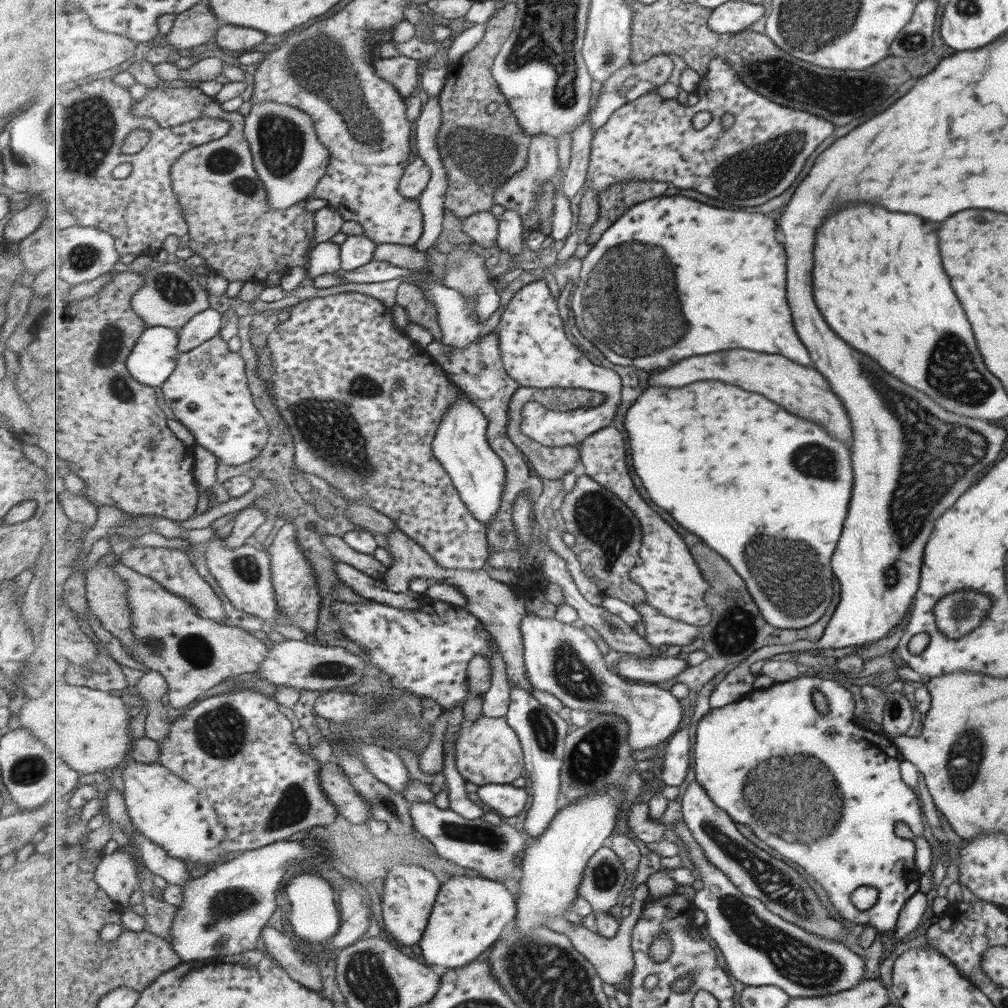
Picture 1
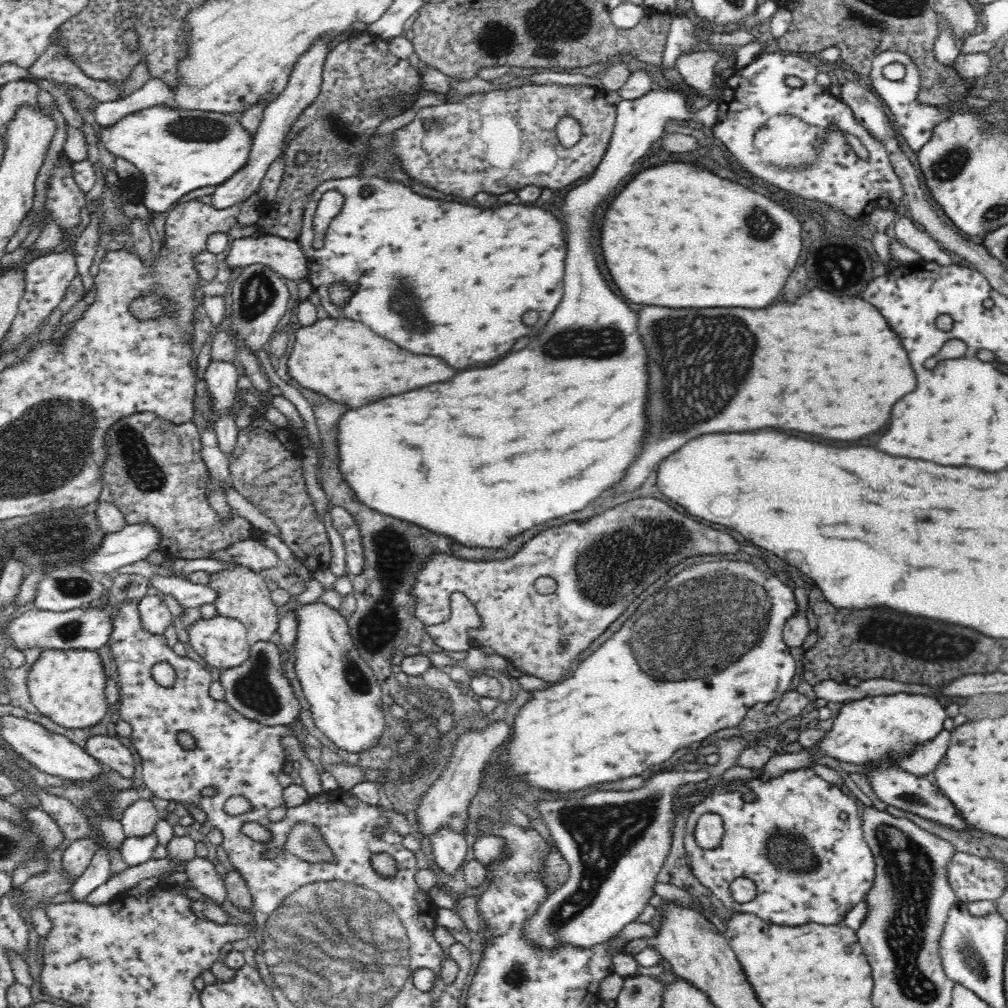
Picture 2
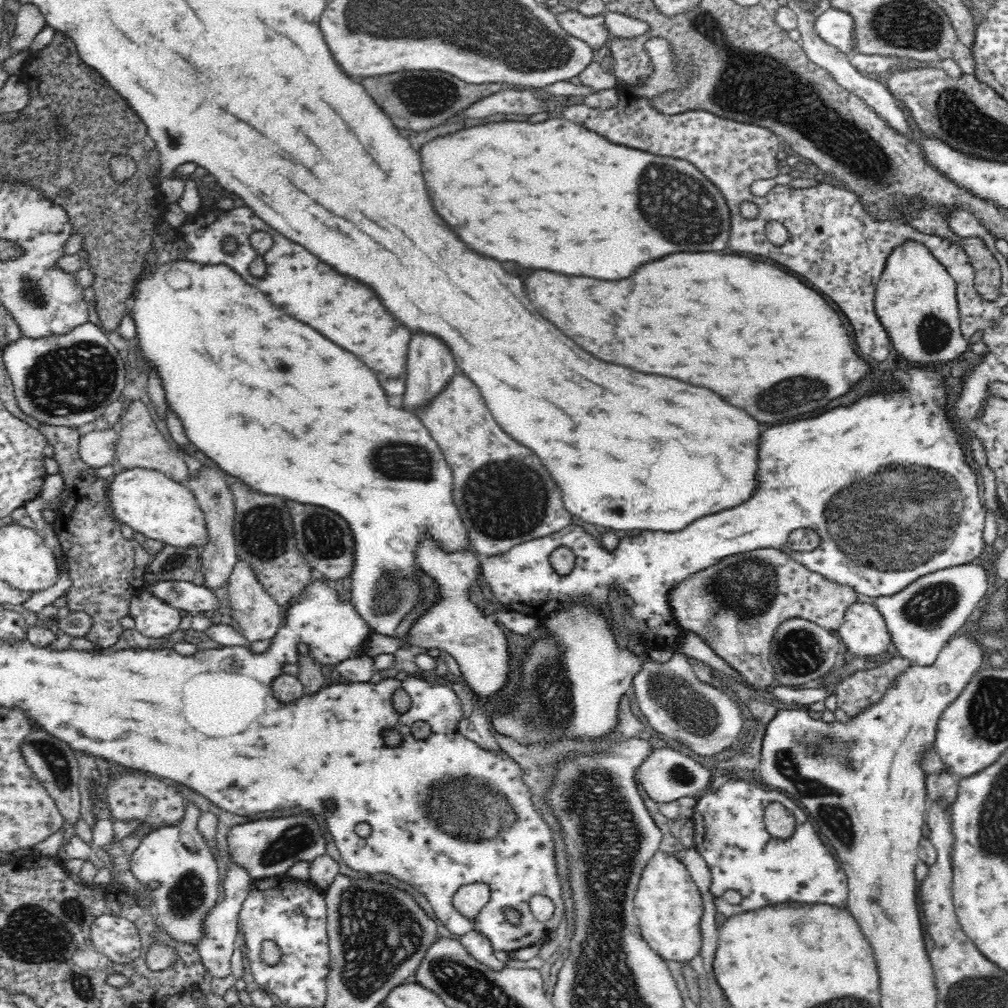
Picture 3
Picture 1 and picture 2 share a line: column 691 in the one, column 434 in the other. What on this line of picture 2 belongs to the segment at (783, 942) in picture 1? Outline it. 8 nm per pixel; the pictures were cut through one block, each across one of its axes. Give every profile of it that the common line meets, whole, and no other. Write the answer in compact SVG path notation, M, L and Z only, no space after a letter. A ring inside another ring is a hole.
M442 824L430 837L434 863L447 875L456 873L466 862L468 845L462 830Z

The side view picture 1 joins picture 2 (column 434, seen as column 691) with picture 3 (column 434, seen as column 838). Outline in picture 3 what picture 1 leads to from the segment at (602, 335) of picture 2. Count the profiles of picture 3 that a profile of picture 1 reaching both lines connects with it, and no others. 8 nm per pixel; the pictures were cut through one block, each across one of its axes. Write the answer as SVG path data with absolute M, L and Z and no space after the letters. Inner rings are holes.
M188 259L185 260L170 260L166 262L166 264L154 264L154 266L150 266L146 272L142 274L142 278L137 281L136 291L134 296L128 300L127 309L125 313L131 314L133 318L133 323L135 326L135 337L138 341L138 349L141 352L141 356L146 361L146 365L149 367L149 372L156 372L157 376L159 376L160 381L162 381L162 389L164 389L164 399L166 399L166 403L168 409L170 409L176 417L180 420L181 426L183 428L184 434L186 438L190 441L190 444L193 444L203 452L208 458L211 458L216 466L221 468L225 473L236 476L236 478L240 478L244 484L254 488L254 490L258 490L258 492L264 492L264 494L280 494L280 496L284 496L284 498L290 498L290 500L296 500L296 502L302 502L302 504L318 504L318 506L324 506L324 508L330 508L331 511L337 512L352 528L352 532L354 534L354 542L356 542L356 546L354 546L354 566L352 568L352 580L354 580L354 584L352 584L352 600L351 604L355 607L355 610L358 611L358 614L366 620L368 626L370 626L371 630L374 633L378 634L386 634L386 636L393 636L397 632L398 624L400 624L400 620L404 618L404 614L406 612L410 612L418 602L421 602L422 595L422 585L418 582L418 575L414 577L414 572L419 572L418 565L416 565L416 561L414 561L414 550L416 550L416 544L418 544L418 540L420 540L420 536L424 535L424 532L429 532L431 537L434 540L437 540L443 549L446 552L454 552L454 550L464 550L464 548L470 548L469 536L466 536L468 532L462 525L462 517L460 517L460 513L458 513L458 509L453 502L453 482L452 482L452 472L450 472L450 466L446 464L445 456L442 455L442 451L440 447L438 447L438 443L432 439L430 436L430 431L425 427L421 420L418 420L414 414L410 414L410 412L406 412L406 410L398 410L398 408L388 408L388 398L386 398L386 394L384 394L384 390L380 388L380 384L378 384L378 380L376 380L376 374L374 372L370 372L368 370L368 366L366 364L362 364L354 354L350 354L350 352L346 352L346 350L342 350L342 348L338 348L336 344L332 344L328 338L324 338L322 334L318 334L314 328L310 328L310 326L306 326L306 324L302 324L302 322L298 322L298 320L294 320L294 318L290 318L290 316L286 316L278 306L274 306L258 288L254 288L254 286L250 286L250 284L246 284L239 275L235 275L233 271L226 264L218 264L218 265L210 265L203 266L199 263L194 263L194 261L190 261Z

